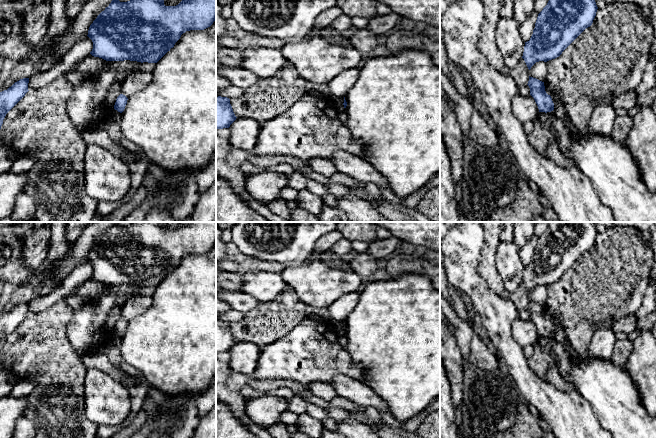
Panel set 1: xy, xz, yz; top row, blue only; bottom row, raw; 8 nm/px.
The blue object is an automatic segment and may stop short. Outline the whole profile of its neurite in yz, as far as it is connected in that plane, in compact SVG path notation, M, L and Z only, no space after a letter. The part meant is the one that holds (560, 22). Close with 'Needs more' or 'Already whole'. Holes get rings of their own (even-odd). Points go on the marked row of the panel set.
M549 0L538 14L533 34L525 42L522 58L528 69L539 61L547 62L559 57L562 52L593 23L597 5L595 0Z. Already whole

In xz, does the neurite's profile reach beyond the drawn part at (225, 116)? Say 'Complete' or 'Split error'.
Complete

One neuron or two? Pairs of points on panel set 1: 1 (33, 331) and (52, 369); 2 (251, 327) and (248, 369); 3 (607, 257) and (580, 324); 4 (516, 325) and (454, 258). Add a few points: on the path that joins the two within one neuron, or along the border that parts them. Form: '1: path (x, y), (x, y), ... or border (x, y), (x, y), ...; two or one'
1: path (40, 340), (40, 351), (49, 360); one
2: border (237, 341), (253, 342), (260, 347); two
3: path (607, 274), (607, 280), (582, 307); one
4: border (517, 317), (511, 323), (511, 333), (519, 343); two

